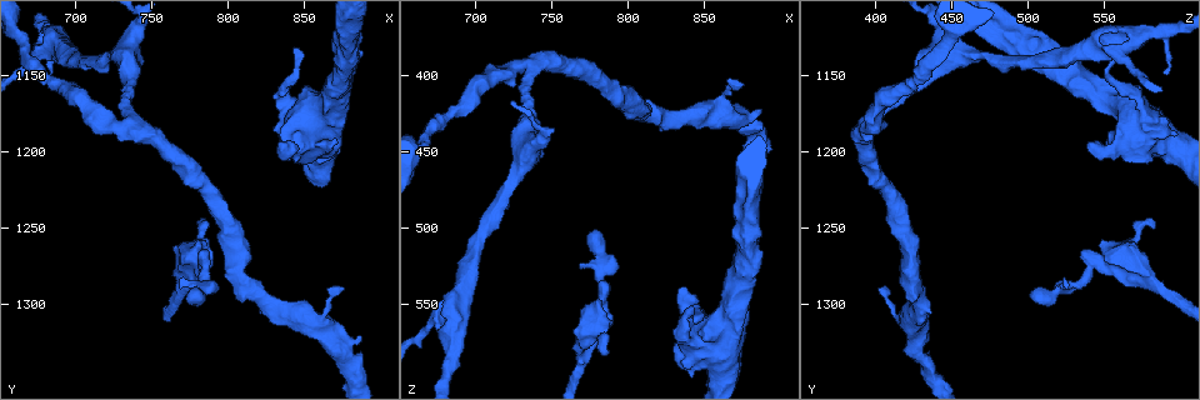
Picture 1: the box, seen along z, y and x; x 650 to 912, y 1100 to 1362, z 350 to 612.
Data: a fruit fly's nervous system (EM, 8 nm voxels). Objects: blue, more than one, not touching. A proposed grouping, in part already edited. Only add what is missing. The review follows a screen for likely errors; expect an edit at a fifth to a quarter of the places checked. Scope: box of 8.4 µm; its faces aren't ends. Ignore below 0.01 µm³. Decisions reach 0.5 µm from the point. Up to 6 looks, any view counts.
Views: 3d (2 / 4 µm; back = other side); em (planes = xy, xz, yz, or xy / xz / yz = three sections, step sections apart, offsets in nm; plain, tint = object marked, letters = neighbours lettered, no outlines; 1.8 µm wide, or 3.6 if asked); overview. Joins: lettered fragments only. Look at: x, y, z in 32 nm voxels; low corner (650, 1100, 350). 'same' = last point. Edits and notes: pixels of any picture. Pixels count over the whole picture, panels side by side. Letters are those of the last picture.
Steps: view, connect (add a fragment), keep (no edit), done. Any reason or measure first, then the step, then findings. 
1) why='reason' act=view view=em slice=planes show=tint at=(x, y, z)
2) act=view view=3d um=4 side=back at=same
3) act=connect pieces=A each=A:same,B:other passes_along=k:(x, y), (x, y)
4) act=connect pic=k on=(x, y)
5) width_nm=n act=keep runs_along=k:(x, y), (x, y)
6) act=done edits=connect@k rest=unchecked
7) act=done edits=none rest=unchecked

why='arms part here' act=view view=em slice=xz step=8 show=tint at=(692, 1134, 544)

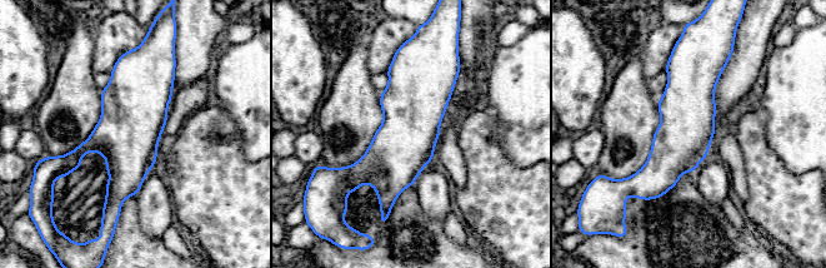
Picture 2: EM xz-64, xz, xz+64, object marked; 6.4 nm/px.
act=view view=em slice=planes show=letters at=same

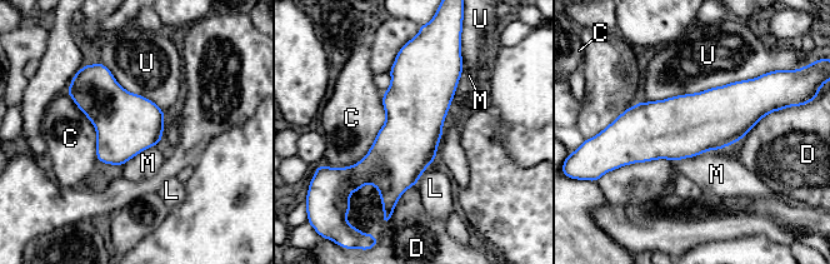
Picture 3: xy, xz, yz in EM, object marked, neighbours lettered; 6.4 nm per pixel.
longest_contact=U:800nm act=keep each=C:other,D:other,L:other,M:other,U:other border=3:(719, 149), (709, 149), (671, 162) found='no lettered fragment goes on from it'

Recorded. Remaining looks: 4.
why='free end' act=view view=em slice=yz step=4 show=tint at=(768, 1284, 524)

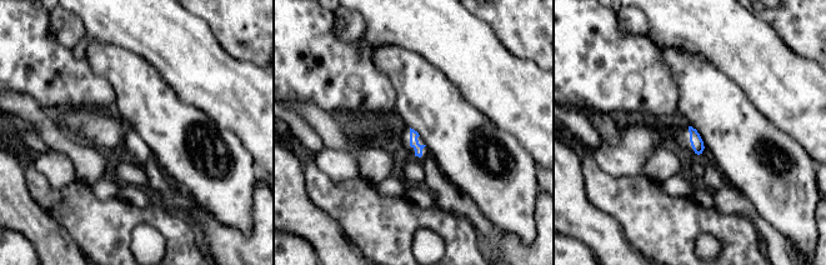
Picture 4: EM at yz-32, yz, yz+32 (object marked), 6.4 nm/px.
why='another direction' act=view view=em slice=planes show=tint at=same

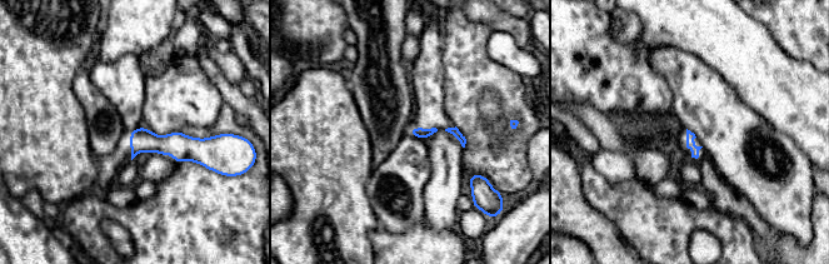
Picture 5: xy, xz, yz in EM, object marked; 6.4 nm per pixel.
act=view view=em slice=planes show=letters at=same

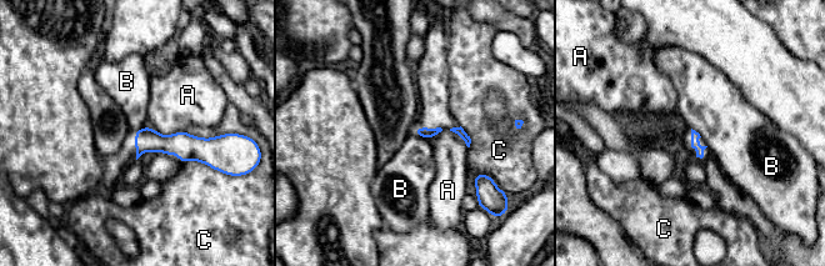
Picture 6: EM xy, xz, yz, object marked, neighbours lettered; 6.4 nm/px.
act=keep each=A:other,B:other,C:other border=6:(414, 135), (430, 139) found='no lettered fragment goes on from it'

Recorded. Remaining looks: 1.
act=done edits=none rest=unchecked

